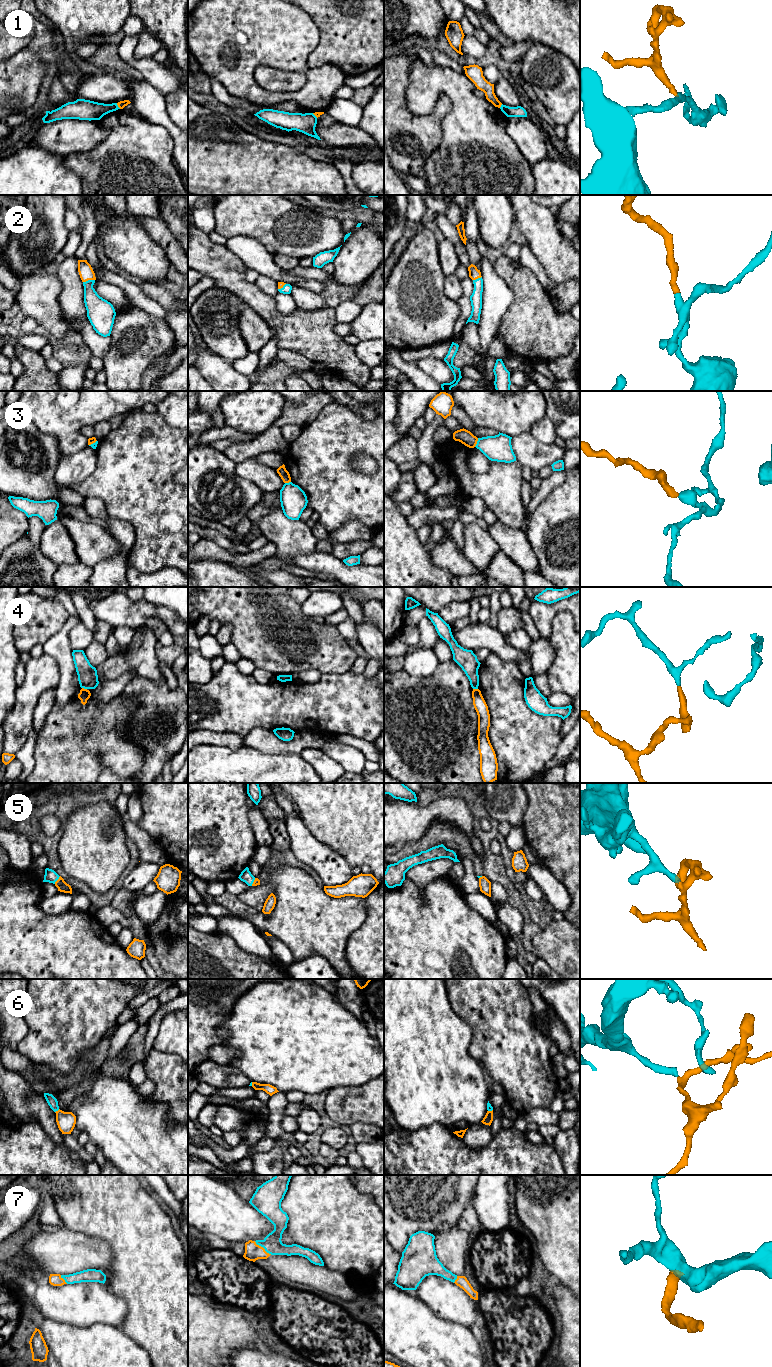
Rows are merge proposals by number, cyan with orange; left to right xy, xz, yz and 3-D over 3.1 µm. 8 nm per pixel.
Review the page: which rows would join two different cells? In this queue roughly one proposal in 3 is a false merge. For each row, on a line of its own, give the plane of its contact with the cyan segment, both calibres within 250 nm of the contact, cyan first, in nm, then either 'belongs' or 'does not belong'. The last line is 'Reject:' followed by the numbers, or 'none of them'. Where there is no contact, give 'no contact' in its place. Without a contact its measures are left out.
1: xy | 160/60 nm | does not belong
2: xy | 190/120 nm | belongs
3: yz | 220/120 nm | does not belong
4: xy | 160/90 nm | belongs
5: xy | 100/90 nm | belongs
6: xy | 80/150 nm | does not belong
7: xz | 150/140 nm | belongs
Reject: 1, 3, 6

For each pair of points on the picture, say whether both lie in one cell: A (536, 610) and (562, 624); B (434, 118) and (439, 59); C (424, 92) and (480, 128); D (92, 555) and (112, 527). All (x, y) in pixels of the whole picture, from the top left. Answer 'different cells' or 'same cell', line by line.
A: different cells
B: different cells
C: same cell
D: different cells

